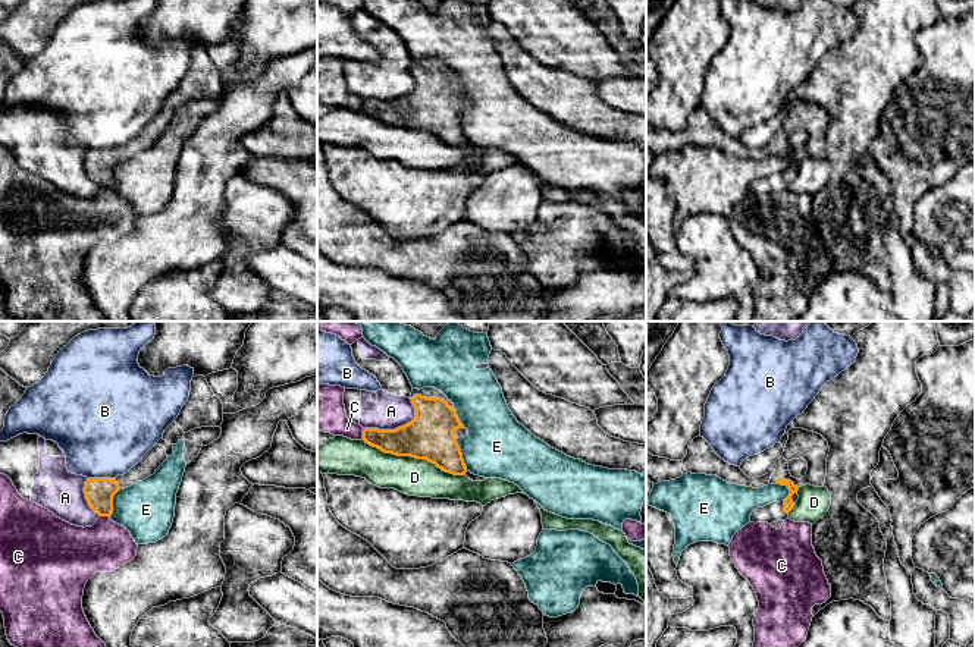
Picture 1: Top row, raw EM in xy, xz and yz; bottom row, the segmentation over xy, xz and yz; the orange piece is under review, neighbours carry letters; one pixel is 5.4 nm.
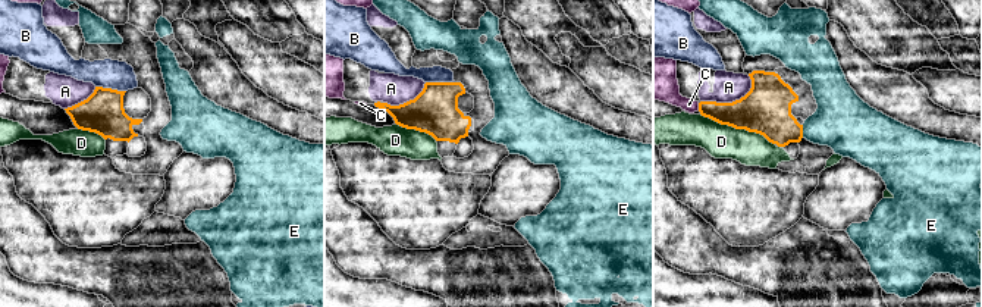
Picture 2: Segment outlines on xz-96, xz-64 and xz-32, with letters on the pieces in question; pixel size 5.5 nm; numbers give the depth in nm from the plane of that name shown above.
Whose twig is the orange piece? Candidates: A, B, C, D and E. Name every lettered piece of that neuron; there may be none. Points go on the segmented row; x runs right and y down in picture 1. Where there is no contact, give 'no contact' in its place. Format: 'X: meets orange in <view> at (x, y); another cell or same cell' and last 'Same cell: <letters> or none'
A: meets orange in xz at (398, 427); another cell
B: meets orange in xy at (102, 479); another cell
C: meets orange in xz at (363, 435); another cell
D: meets orange in xz at (414, 457); another cell
E: meets orange in xz at (461, 455); another cell
Same cell: none

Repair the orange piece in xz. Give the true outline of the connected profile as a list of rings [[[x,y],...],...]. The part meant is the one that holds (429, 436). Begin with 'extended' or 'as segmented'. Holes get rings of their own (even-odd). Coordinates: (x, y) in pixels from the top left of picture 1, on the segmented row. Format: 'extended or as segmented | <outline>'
extended | [[[416,395],[411,399],[416,417],[395,430],[364,428],[363,440],[385,453],[426,459],[445,472],[467,475],[473,481],[488,480],[471,474],[457,443],[468,434],[451,401]]]

